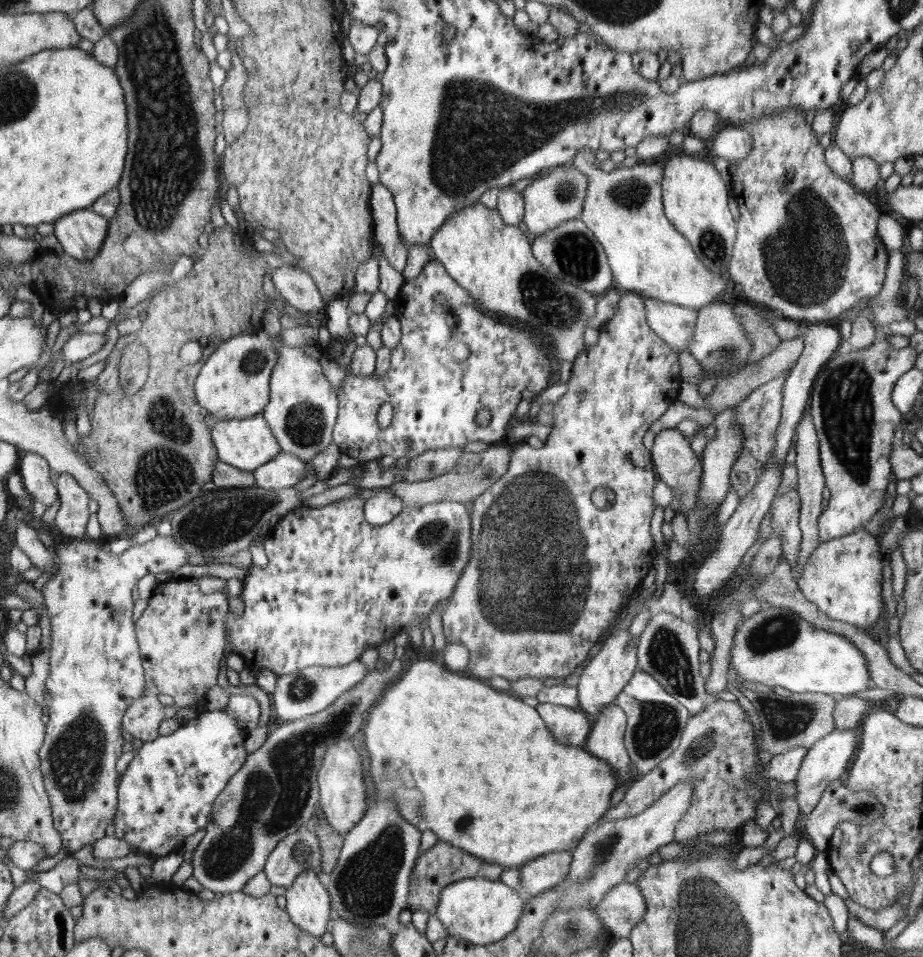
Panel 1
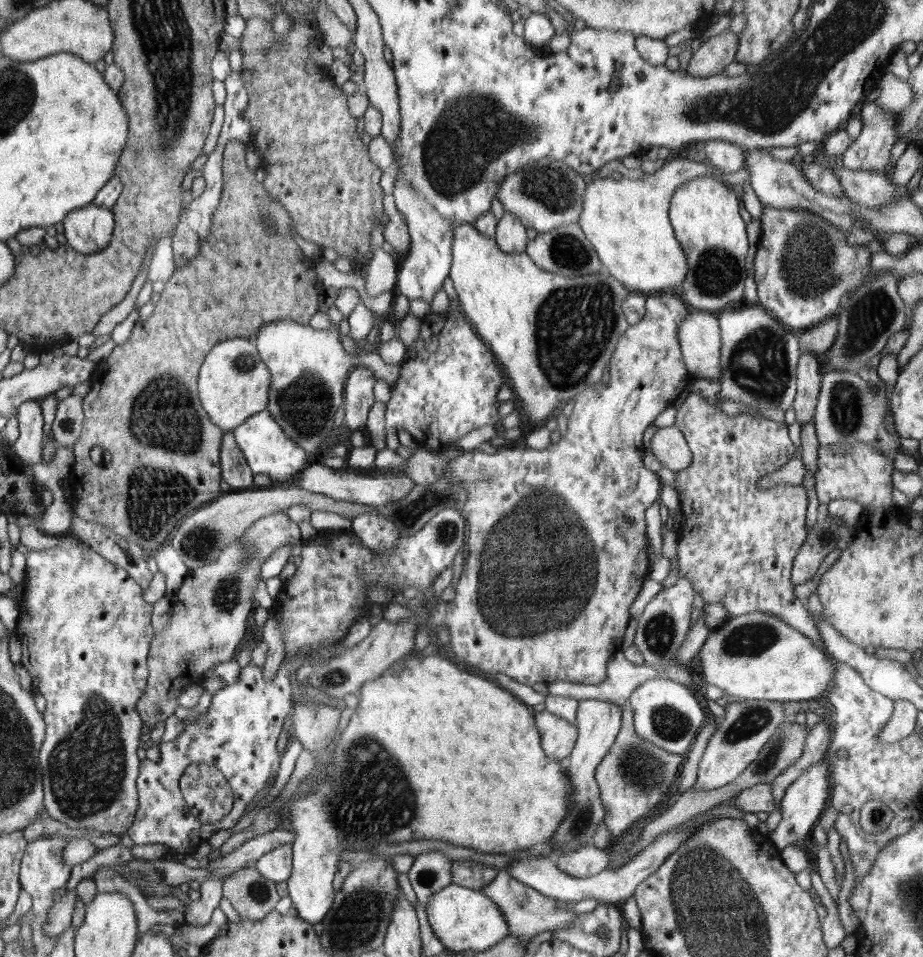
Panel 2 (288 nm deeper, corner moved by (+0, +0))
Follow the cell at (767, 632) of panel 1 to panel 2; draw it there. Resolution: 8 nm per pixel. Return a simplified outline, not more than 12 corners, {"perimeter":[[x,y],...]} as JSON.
{"perimeter":[[773,614],[727,618],[699,650],[723,696],[811,702],[835,666]]}

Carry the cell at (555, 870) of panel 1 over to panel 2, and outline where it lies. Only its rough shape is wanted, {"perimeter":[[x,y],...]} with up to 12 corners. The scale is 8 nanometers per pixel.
{"perimeter":[[585,846],[555,856],[569,876],[587,878],[609,866],[605,850]]}

